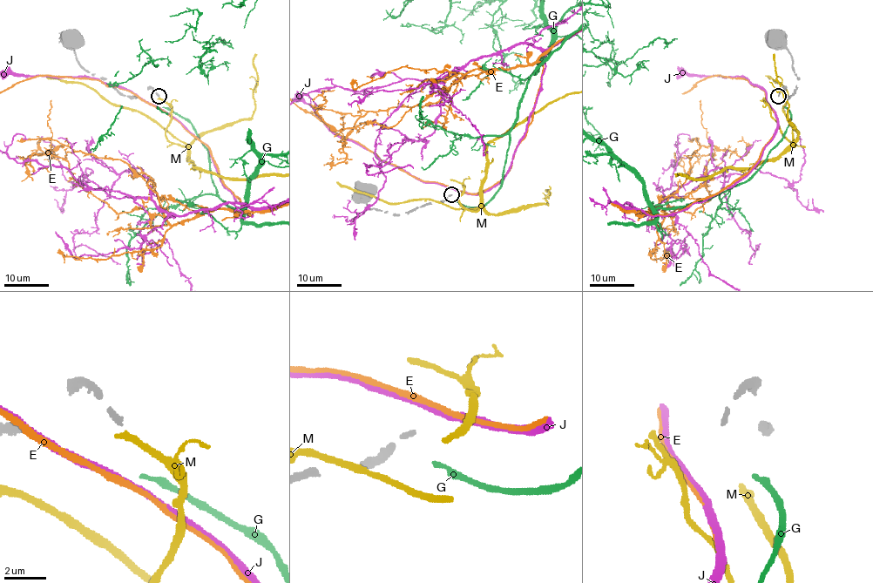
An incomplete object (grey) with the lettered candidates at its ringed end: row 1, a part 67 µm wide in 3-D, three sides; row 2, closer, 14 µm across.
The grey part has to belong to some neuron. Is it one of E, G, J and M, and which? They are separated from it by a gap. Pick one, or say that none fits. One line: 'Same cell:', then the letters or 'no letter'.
Same cell: no letter

